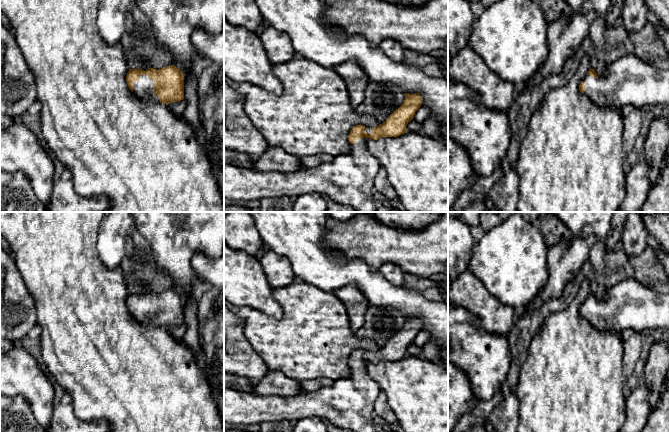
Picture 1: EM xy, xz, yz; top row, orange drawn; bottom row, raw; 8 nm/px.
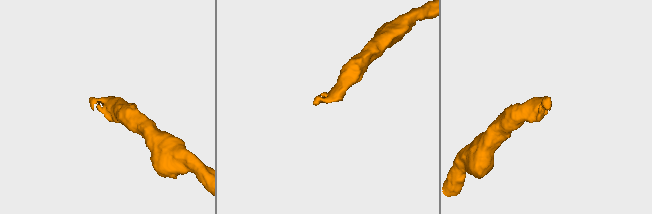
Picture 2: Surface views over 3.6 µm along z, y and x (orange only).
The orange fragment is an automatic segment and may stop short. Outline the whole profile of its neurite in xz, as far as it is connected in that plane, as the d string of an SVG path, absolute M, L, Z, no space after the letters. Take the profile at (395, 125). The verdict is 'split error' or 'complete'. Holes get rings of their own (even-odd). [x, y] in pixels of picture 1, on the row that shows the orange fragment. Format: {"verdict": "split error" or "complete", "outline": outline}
{"verdict": "split error", "outline": "M405 93L403 104L384 123L377 127L354 126L348 135L351 152L333 157L328 163L298 171L281 173L277 171L259 172L242 166L224 165L224 197L233 200L254 201L267 198L290 198L306 193L326 194L332 201L351 206L356 212L376 212L374 205L375 177L381 168L380 162L368 151L366 139L398 137L404 134L409 121L422 105L419 93Z"}

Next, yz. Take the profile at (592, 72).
{"verdict": "split error", "outline": "M629 54L608 64L604 75L597 75L595 70L590 69L587 76L579 85L579 90L584 93L594 104L600 107L614 105L623 107L628 104L641 109L645 105L669 105L669 70L662 70L641 60L635 54Z"}

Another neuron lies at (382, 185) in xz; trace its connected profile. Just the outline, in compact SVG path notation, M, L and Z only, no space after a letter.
M381 167L375 177L375 192L380 193L382 196L386 197L389 200L396 200L397 193L389 183L387 178L387 173L383 167Z

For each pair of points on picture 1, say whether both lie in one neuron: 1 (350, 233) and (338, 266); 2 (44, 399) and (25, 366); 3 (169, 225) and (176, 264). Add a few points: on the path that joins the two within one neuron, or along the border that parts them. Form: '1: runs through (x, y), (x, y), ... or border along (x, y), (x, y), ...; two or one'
1: border along (325, 238), (328, 245), (364, 261); two
2: runs through (38, 391), (25, 374); one
3: runs through (172, 235), (172, 254); one

